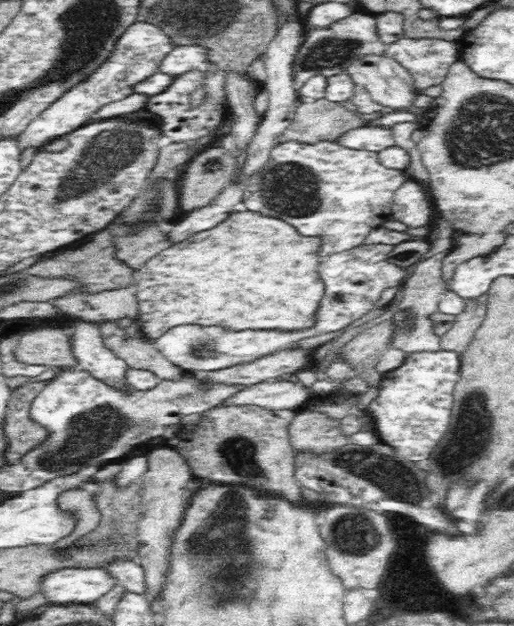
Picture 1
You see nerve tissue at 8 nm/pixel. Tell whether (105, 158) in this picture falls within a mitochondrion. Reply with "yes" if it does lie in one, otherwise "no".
yes

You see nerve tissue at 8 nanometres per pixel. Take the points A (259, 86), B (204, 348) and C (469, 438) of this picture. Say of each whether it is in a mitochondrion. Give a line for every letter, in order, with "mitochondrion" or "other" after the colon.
A: other
B: mitochondrion
C: mitochondrion

